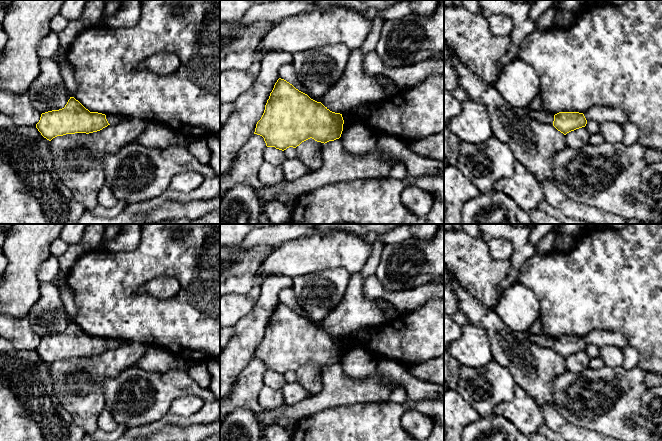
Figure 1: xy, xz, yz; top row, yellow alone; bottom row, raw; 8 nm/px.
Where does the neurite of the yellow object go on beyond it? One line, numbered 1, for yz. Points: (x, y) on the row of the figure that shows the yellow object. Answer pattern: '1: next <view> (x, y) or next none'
1: next none

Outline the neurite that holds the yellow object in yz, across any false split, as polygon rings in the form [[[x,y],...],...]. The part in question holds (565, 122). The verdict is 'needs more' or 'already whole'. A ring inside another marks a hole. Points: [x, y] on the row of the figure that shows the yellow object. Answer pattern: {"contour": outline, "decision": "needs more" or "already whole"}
{"contour": [[[559,112],[554,115],[553,126],[566,135],[576,129],[585,127],[587,120],[583,113],[579,112]]], "decision": "already whole"}

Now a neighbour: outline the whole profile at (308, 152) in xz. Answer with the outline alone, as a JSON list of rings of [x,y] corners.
[[[310,138],[296,147],[297,158],[312,172],[320,169],[323,165],[323,158],[320,148],[324,143],[317,142]]]

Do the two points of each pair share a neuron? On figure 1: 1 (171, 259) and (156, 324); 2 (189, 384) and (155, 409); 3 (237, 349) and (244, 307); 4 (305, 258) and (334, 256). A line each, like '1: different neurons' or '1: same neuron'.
1: same neuron
2: same neuron
3: different neurons
4: same neuron

